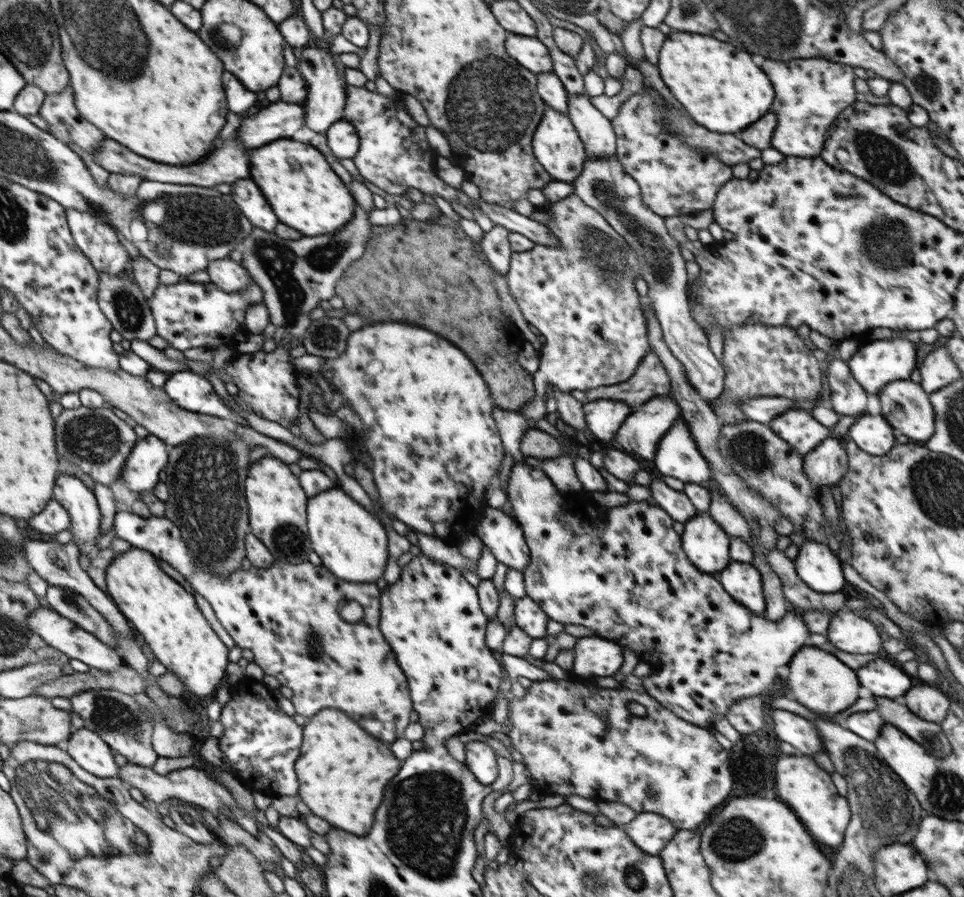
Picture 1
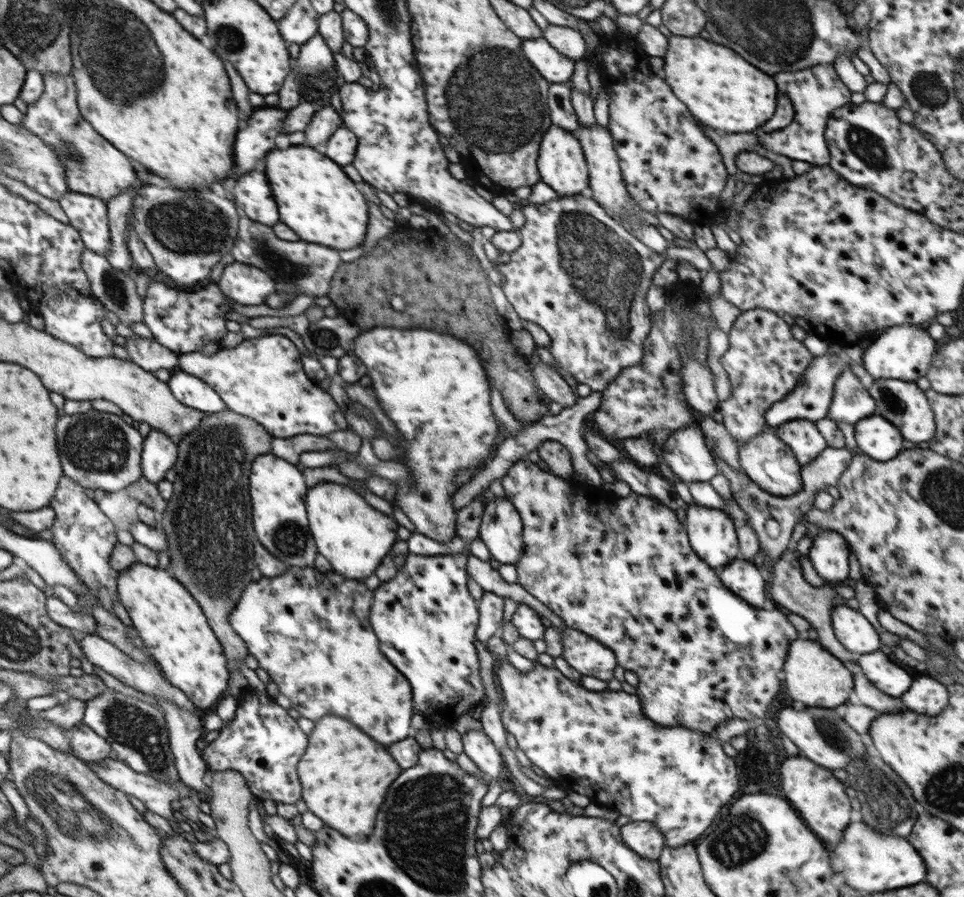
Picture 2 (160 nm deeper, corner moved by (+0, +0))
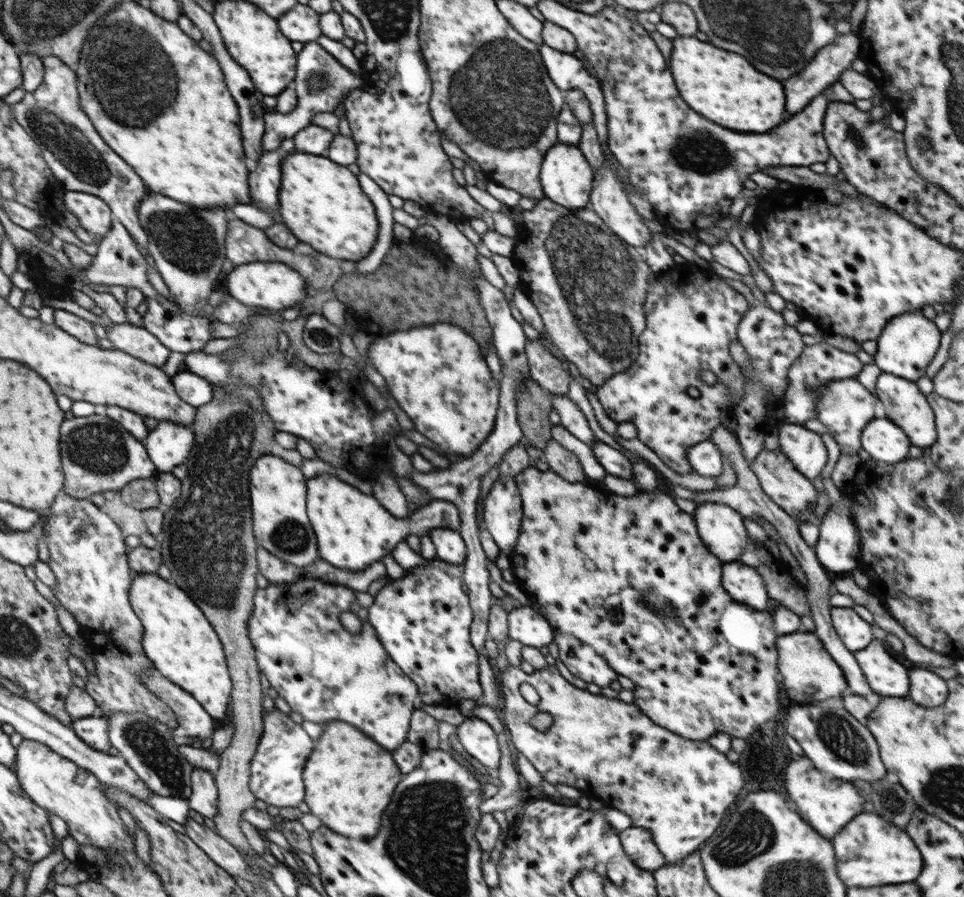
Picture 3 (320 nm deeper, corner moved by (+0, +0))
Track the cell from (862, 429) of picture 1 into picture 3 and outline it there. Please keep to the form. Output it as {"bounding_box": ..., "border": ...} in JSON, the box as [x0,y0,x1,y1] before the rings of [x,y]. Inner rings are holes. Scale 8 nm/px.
{"bounding_box":[861,418,911,464],"border":[[[874,418],[861,434],[861,448],[872,460],[888,464],[908,458],[911,445],[908,436],[888,418]]]}

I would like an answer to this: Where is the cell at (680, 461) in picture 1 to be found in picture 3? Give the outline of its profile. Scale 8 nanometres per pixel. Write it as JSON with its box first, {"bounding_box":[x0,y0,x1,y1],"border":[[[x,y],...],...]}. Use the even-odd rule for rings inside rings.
{"bounding_box":[687,440,723,476],"border":[[[710,440],[691,446],[687,452],[693,472],[700,476],[720,476],[723,471],[723,454]]]}

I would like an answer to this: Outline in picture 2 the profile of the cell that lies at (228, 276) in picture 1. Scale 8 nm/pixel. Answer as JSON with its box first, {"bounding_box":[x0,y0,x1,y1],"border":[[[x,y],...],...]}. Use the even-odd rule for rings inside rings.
{"bounding_box":[217,261,275,306],"border":[[[238,261],[224,267],[217,285],[226,297],[244,306],[262,305],[270,293],[275,293],[275,282],[269,274]]]}

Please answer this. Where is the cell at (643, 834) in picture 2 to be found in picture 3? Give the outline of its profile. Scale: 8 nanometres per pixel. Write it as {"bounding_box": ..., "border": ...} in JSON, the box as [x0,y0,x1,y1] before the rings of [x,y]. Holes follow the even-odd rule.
{"bounding_box":[618,826,666,873],"border":[[[632,826],[618,834],[625,853],[636,866],[652,873],[662,868],[666,859],[659,851],[650,833],[646,828]]]}

